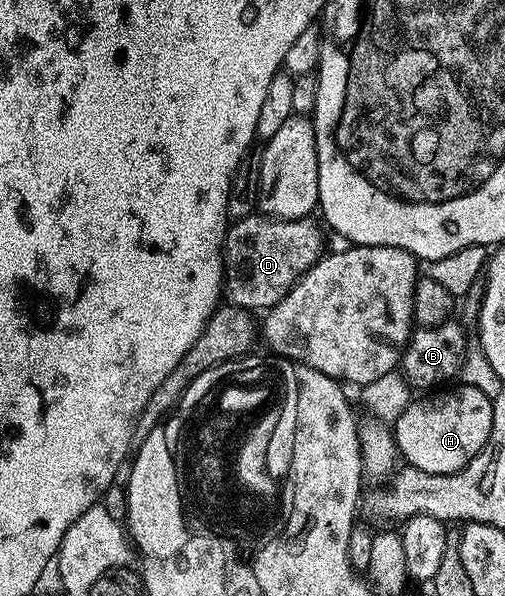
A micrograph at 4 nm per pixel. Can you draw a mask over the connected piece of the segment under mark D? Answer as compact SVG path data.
M265 215L234 221L222 240L222 287L225 300L247 311L271 309L323 256L322 237L312 222L310 219L279 221Z

